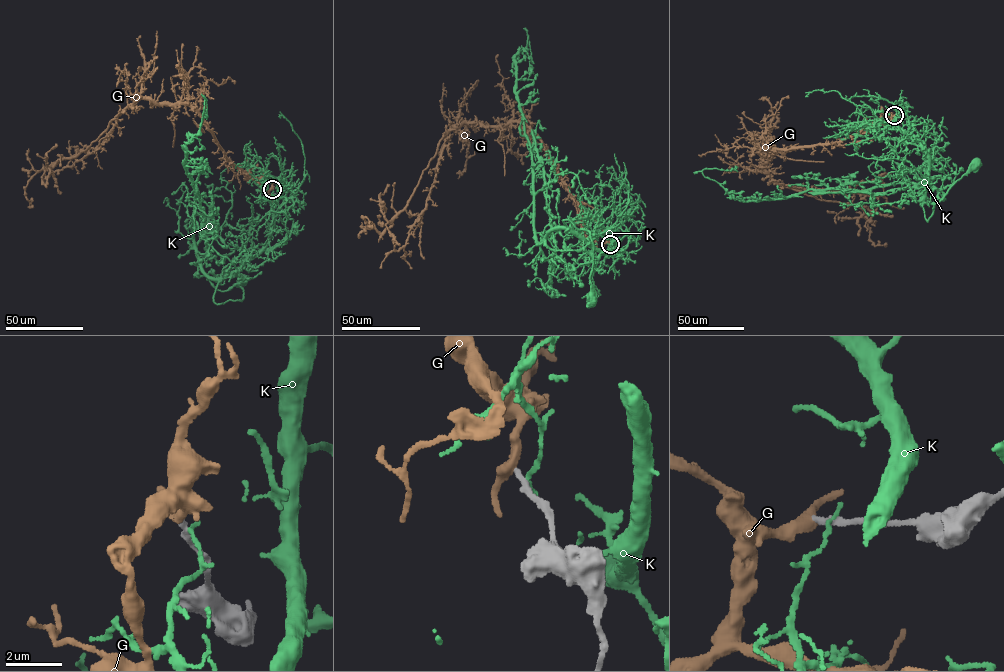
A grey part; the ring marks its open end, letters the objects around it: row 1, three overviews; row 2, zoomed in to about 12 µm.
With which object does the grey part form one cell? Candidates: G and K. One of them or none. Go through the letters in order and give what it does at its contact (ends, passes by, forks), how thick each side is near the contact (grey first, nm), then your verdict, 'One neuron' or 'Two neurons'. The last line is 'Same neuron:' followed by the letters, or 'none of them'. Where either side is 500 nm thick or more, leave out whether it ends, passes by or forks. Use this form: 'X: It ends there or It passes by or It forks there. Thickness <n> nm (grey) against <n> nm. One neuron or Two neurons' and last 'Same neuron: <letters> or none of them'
G: It passes by. Thickness 190 nm (grey) against 380 nm. Two neurons
K: It ends there. Thickness 280 nm (grey) against 160 nm. Two neurons
Same neuron: none of them

